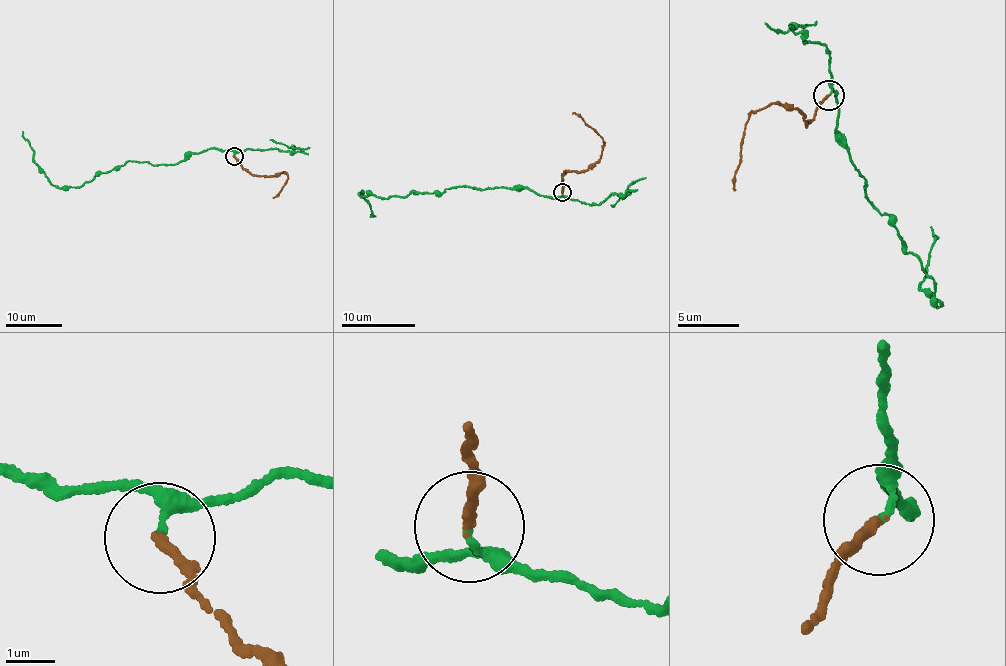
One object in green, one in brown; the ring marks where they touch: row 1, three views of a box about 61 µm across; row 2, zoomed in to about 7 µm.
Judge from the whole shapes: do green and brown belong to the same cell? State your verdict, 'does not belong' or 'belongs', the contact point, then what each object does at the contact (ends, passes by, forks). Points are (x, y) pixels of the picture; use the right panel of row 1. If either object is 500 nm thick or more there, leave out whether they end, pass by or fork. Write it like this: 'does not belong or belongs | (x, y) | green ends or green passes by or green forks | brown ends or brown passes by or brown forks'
does not belong | (828, 95) | green ends | brown ends

